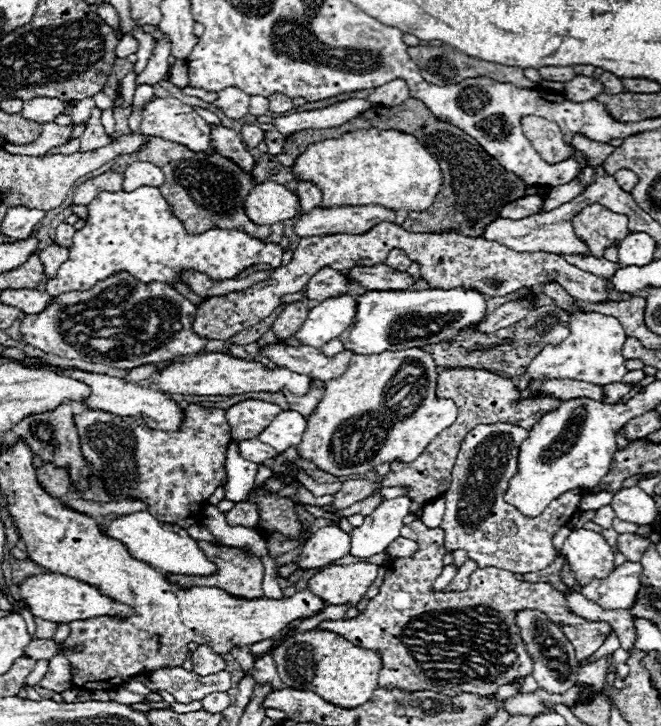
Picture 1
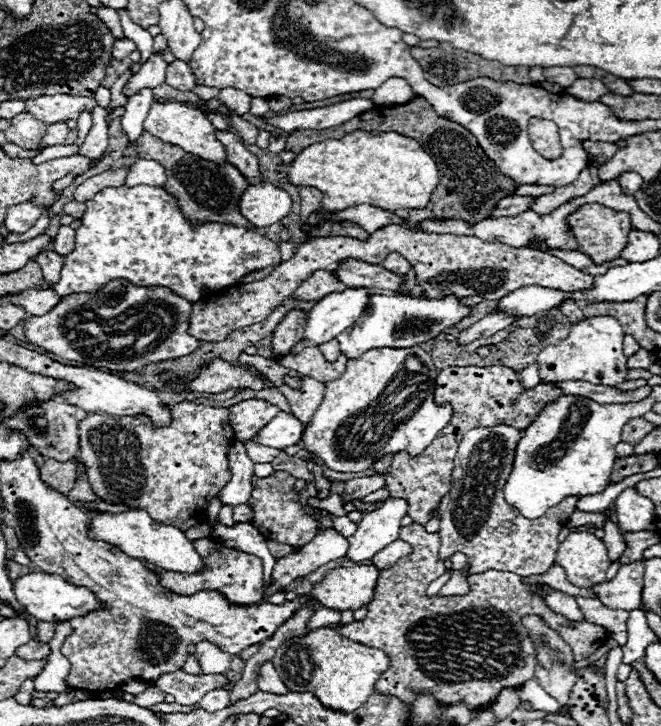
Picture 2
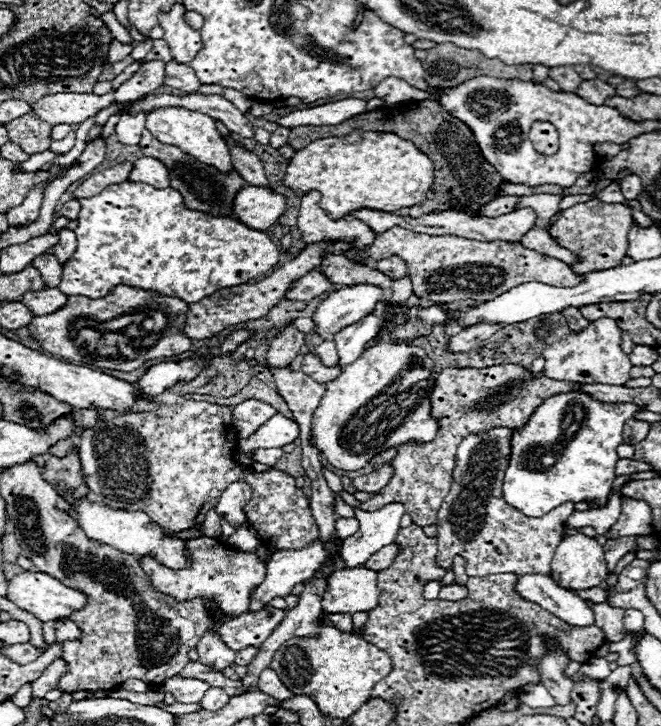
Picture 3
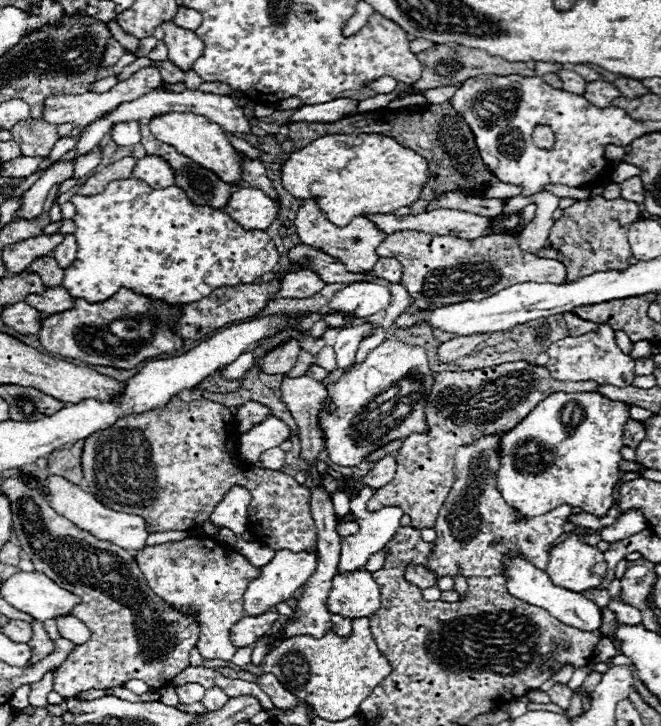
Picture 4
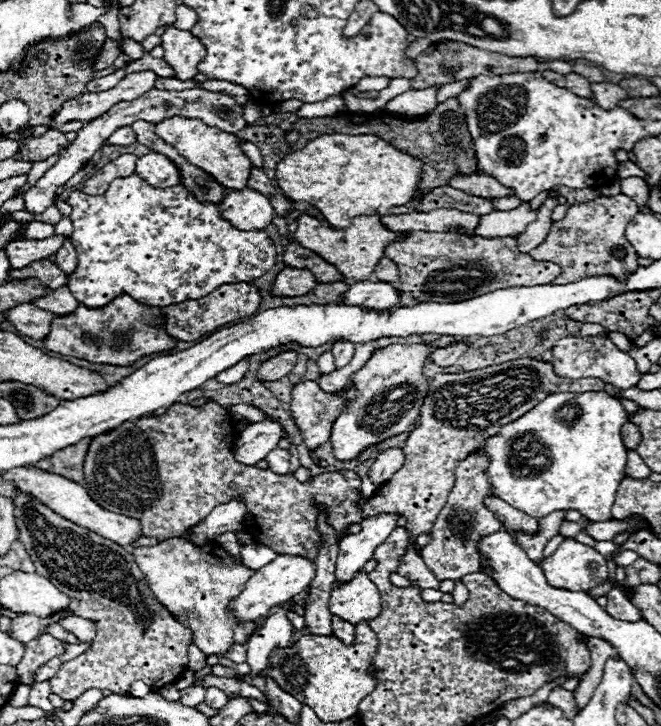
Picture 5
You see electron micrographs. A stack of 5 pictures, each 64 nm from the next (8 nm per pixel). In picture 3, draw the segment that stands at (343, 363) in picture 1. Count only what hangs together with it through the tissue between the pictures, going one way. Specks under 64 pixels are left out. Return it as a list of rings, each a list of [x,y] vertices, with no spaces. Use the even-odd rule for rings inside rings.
[[[308,352],[308,354],[304,356],[302,372],[308,374],[308,376],[312,376],[314,380],[320,380],[320,382],[324,384],[324,382],[330,382],[330,380],[338,378],[338,374],[340,374],[340,366],[328,368],[328,366],[324,366],[324,364],[318,360],[318,356],[316,356],[314,352]]]

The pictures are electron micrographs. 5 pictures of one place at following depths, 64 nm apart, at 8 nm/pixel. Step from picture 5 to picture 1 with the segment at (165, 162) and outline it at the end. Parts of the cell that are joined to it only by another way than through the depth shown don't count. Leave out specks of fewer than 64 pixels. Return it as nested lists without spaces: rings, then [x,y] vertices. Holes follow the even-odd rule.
[[[134,162],[124,172],[124,190],[132,192],[140,186],[160,186],[164,184],[164,172],[152,162]]]

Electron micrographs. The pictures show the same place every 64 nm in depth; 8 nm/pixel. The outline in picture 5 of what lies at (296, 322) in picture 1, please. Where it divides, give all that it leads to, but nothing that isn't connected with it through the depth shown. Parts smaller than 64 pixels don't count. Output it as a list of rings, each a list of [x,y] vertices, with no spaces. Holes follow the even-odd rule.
[[[282,352],[282,354],[270,358],[268,362],[264,362],[264,364],[258,368],[260,382],[276,382],[276,380],[288,376],[290,370],[292,370],[294,364],[296,364],[296,358],[298,358],[296,352]]]

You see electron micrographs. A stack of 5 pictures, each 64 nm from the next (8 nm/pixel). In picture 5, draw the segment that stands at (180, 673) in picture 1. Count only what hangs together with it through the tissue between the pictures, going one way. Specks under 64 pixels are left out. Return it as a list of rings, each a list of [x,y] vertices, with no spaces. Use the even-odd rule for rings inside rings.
[[[190,686],[180,690],[180,702],[188,704],[188,706],[198,706],[200,702],[204,702],[204,688],[202,686]]]

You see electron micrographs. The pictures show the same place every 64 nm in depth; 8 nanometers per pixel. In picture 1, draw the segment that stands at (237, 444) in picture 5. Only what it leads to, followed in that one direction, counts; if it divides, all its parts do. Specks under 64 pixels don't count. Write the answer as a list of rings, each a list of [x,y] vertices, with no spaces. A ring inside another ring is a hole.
[[[284,410],[280,412],[280,416],[272,420],[268,428],[264,428],[264,432],[260,432],[258,440],[272,446],[278,454],[282,454],[286,448],[294,448],[300,444],[306,424],[308,424],[306,418],[300,416],[298,412]]]

